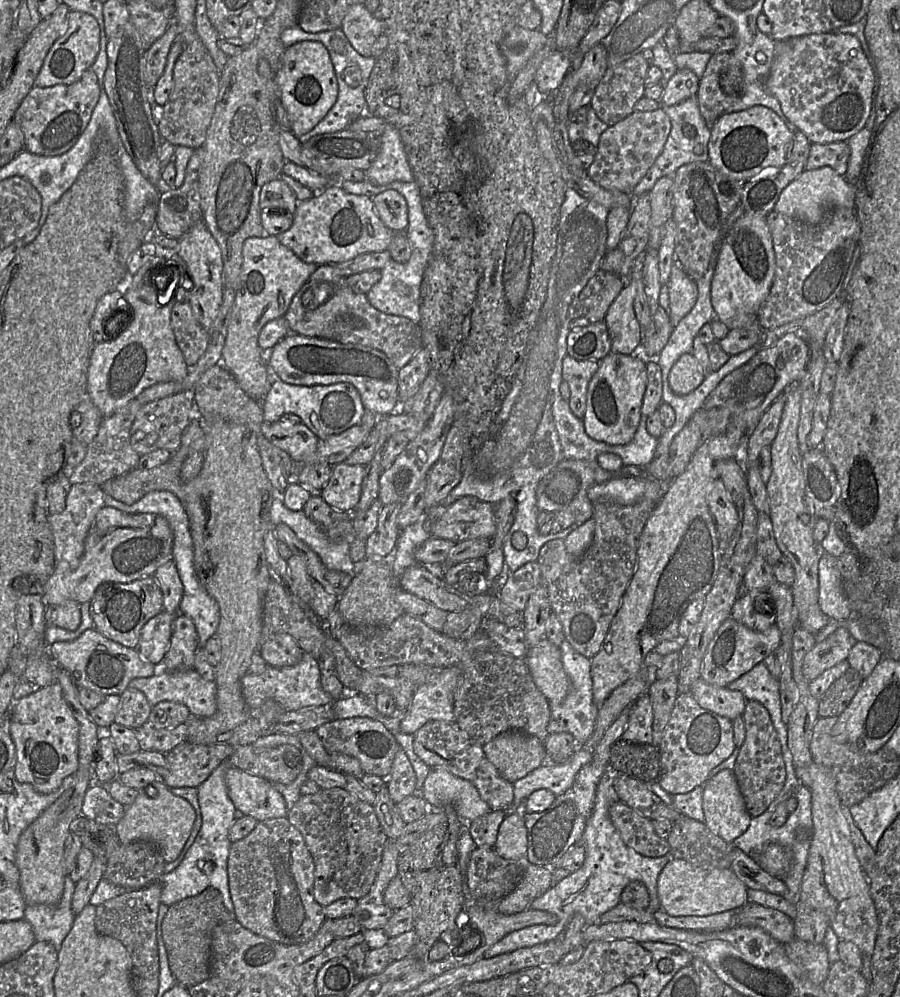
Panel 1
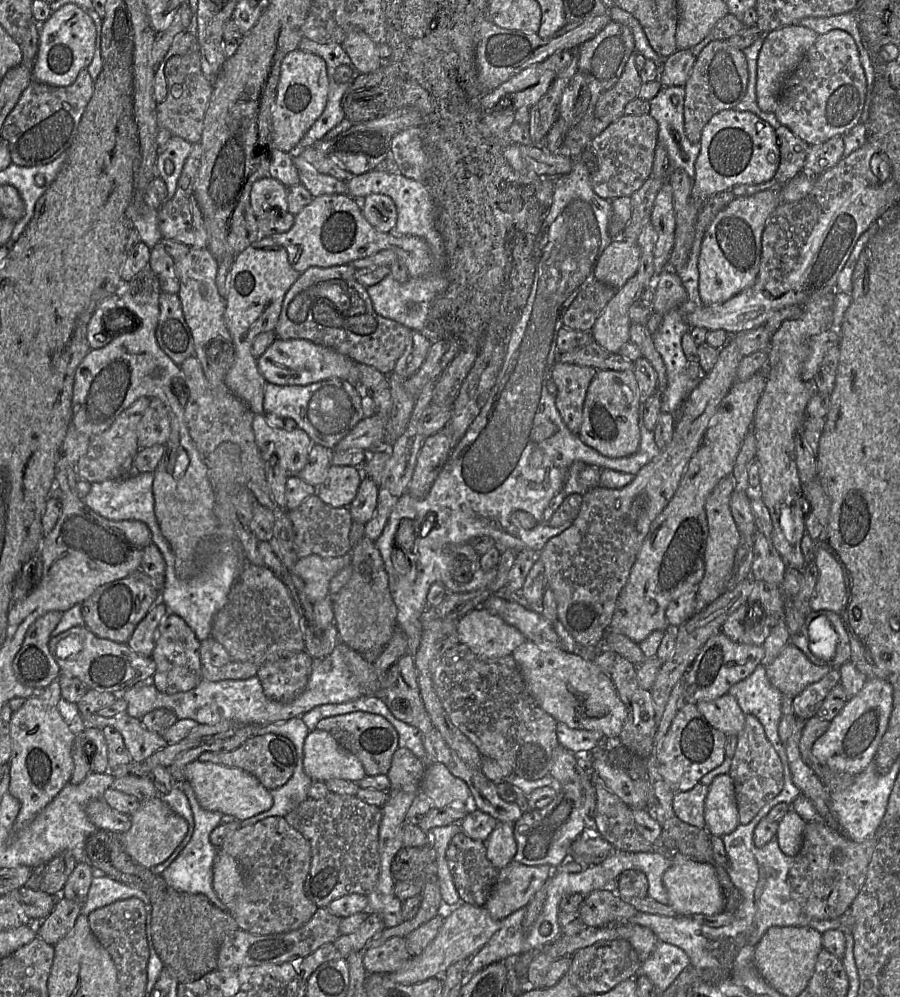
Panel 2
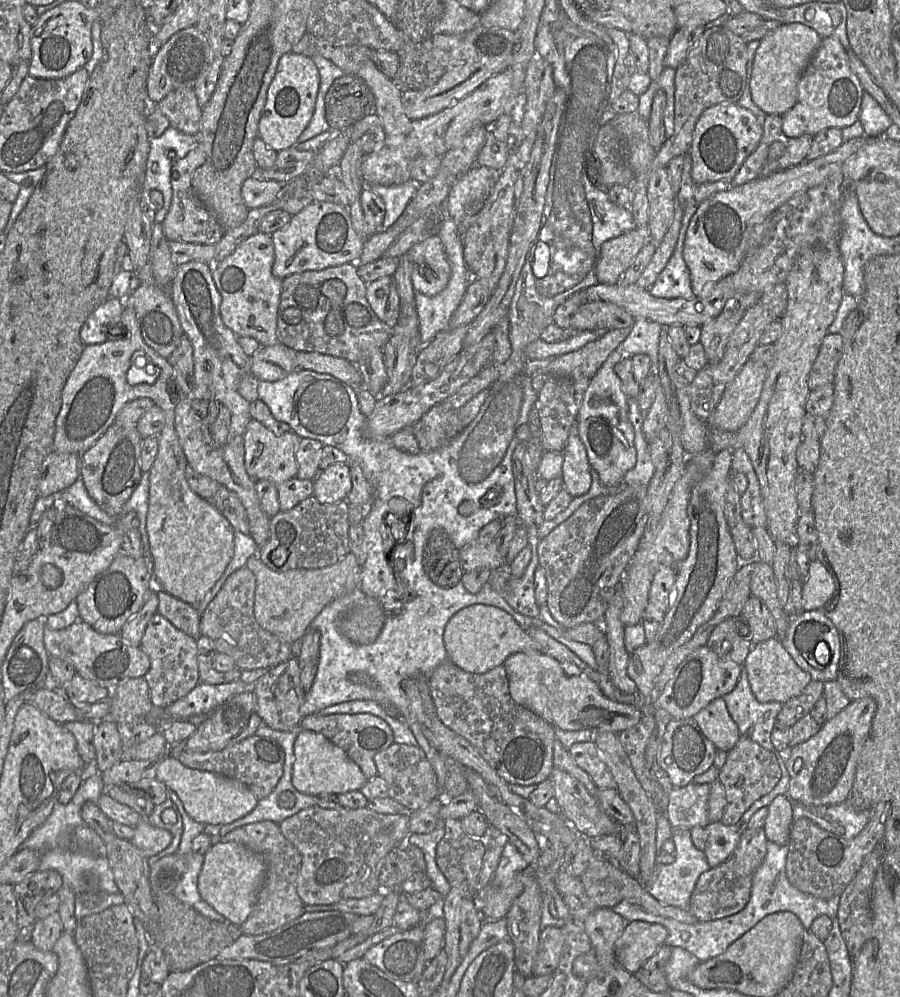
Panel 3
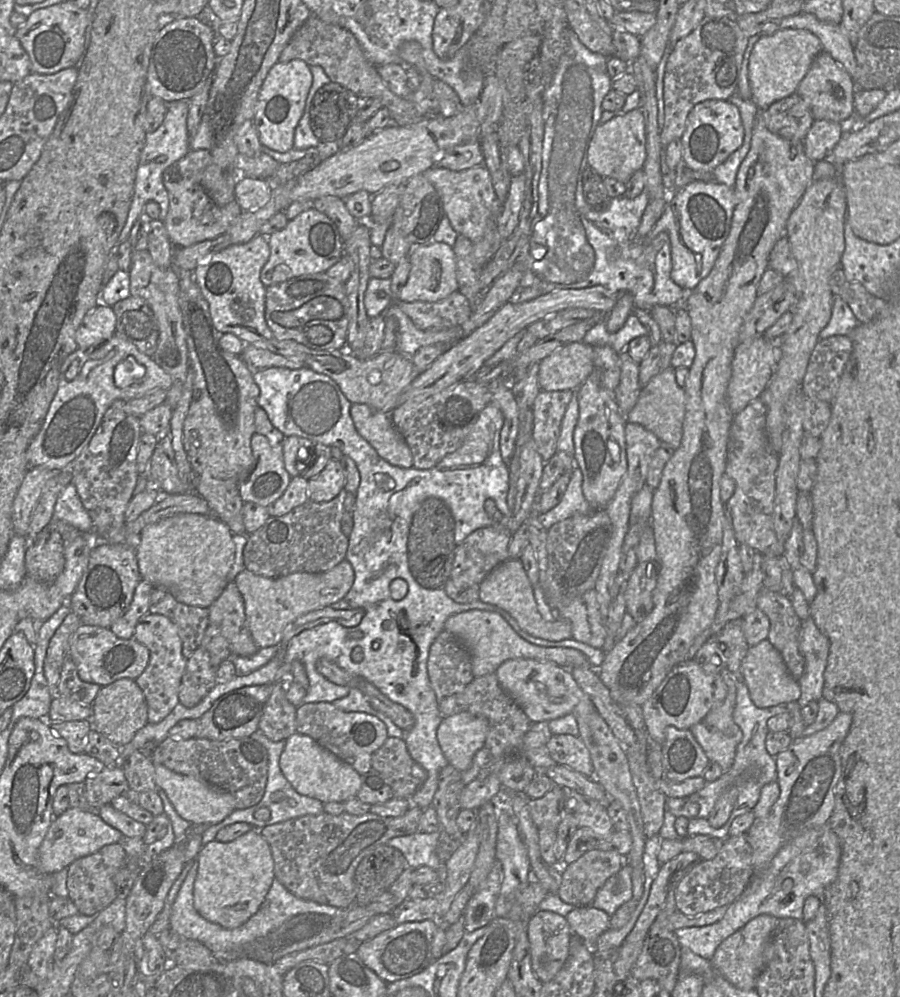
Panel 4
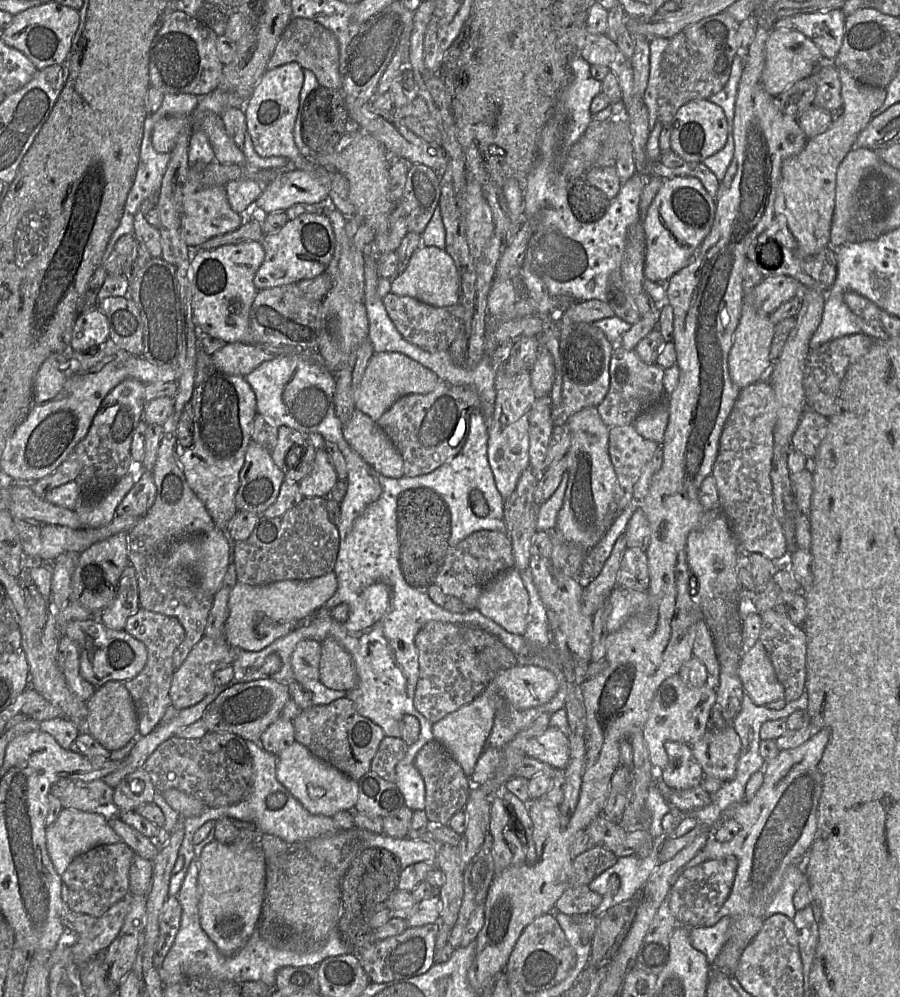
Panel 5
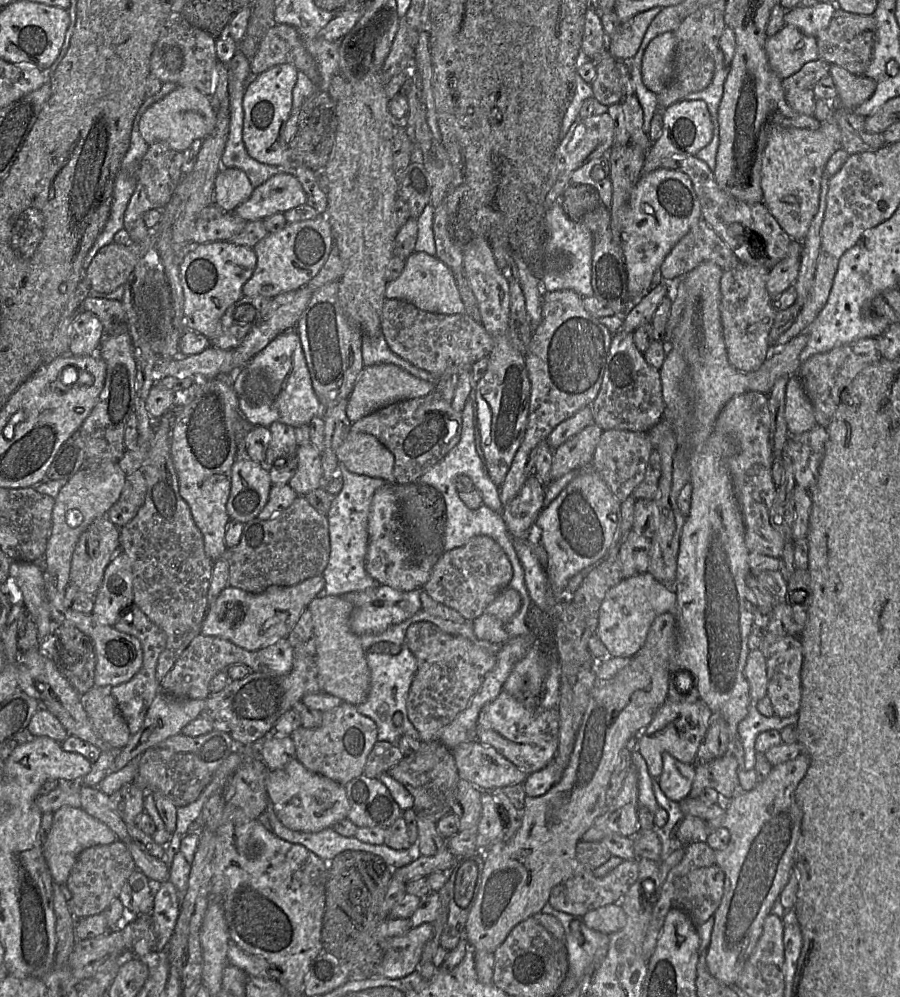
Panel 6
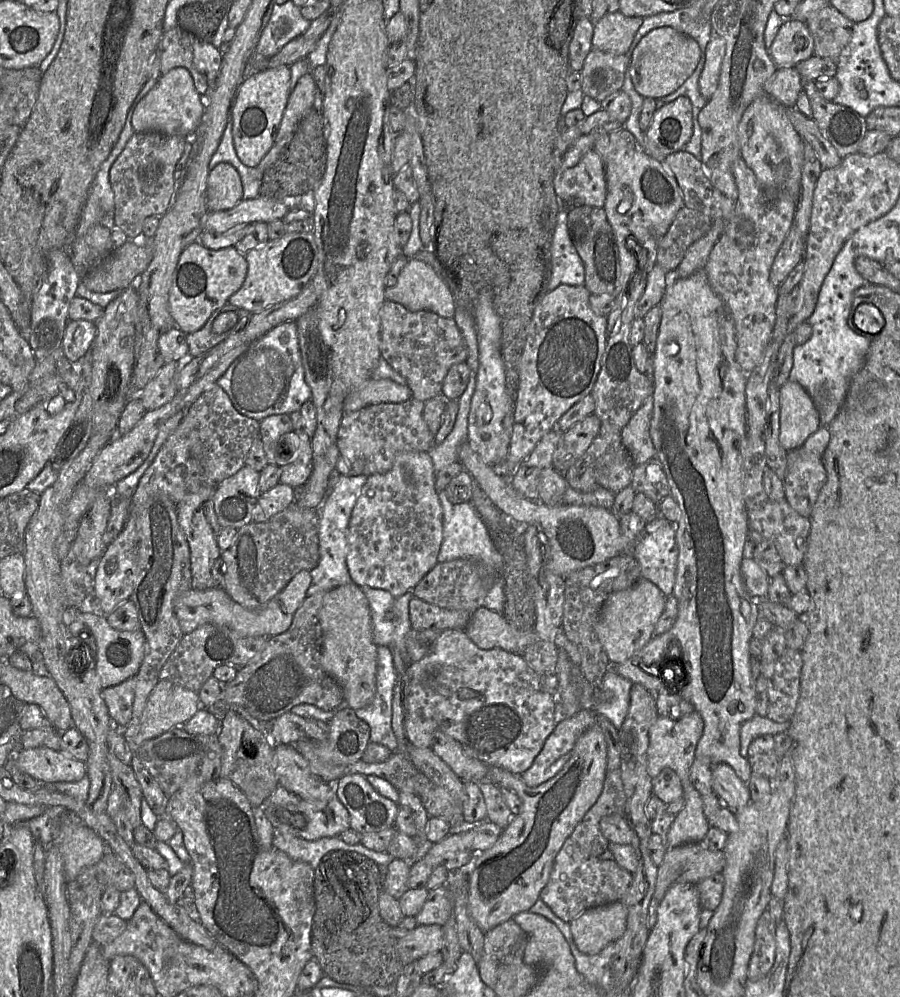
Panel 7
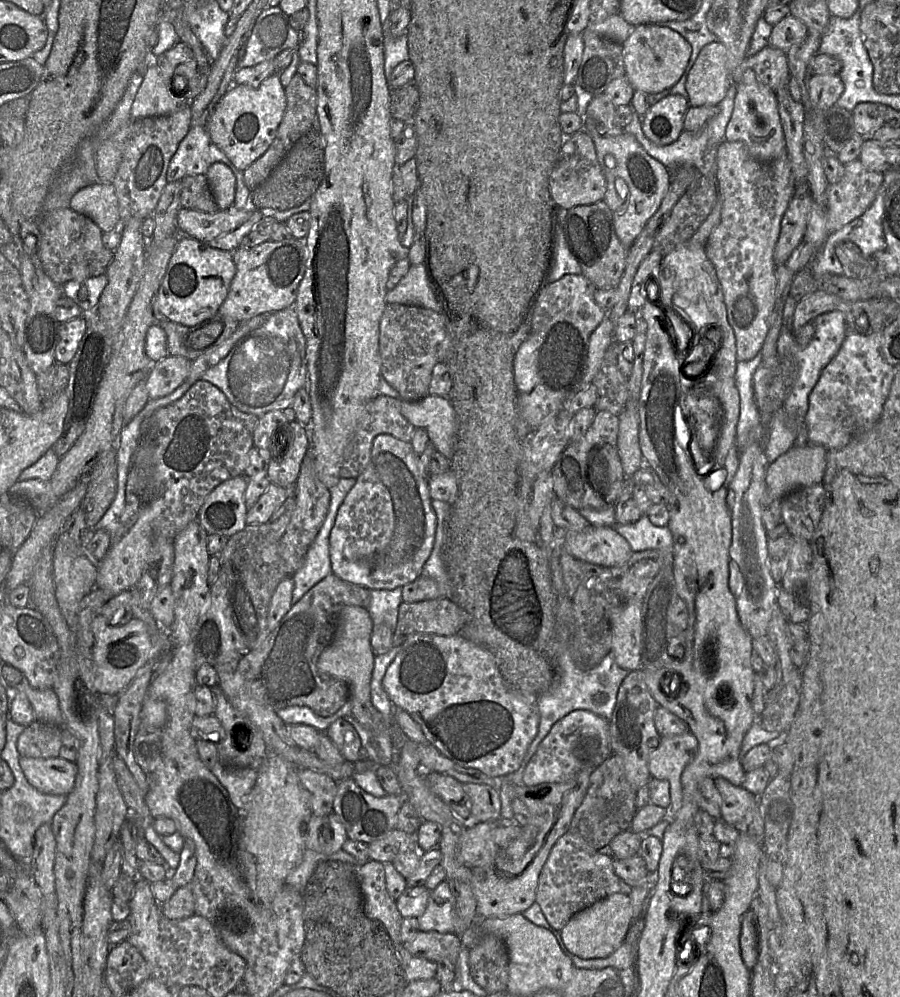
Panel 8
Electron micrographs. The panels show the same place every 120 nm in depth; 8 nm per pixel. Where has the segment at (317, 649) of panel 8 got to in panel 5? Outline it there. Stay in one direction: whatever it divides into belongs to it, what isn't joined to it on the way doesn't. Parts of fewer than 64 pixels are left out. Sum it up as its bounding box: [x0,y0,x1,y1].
[202,679,289,743]

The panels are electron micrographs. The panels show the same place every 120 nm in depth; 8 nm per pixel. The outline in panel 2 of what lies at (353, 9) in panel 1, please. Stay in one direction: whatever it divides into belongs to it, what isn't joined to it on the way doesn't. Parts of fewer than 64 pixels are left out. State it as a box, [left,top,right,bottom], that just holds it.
[342,31,380,74]

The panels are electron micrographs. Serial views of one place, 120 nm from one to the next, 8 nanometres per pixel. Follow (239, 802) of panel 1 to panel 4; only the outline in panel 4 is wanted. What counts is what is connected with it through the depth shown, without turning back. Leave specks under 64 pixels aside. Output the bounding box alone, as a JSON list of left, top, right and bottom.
[154,764,235,825]

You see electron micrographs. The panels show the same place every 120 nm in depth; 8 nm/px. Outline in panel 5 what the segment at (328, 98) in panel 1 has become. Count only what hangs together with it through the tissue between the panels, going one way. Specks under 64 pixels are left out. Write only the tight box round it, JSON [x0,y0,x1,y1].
[243,62,323,172]

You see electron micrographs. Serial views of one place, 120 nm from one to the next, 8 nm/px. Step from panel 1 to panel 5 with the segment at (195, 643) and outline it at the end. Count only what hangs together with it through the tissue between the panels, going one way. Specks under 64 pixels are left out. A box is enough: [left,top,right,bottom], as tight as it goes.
[124,608,185,736]

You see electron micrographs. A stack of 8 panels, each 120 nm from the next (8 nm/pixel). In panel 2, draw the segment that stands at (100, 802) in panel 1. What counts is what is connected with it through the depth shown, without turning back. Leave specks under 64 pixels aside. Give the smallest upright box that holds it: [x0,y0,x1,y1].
[85,798,131,834]

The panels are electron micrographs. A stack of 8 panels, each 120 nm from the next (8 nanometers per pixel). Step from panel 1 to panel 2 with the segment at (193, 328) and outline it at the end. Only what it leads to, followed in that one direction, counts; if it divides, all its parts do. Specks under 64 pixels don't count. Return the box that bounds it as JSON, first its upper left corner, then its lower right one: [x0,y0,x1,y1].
[156,292,194,364]

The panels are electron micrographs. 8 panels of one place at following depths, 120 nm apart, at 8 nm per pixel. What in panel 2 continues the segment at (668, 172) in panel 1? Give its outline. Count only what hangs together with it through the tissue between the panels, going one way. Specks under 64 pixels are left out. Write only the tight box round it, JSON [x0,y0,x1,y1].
[649,86,701,181]

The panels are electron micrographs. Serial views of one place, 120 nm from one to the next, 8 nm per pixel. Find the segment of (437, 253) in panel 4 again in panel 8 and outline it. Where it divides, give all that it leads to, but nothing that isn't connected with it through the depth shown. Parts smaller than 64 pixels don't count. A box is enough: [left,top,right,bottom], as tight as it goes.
[386,263,441,313]

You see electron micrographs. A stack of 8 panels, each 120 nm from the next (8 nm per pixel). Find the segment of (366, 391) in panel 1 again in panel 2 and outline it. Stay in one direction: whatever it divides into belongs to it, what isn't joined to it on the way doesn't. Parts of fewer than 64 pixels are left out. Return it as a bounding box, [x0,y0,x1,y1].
[257,338,360,386]

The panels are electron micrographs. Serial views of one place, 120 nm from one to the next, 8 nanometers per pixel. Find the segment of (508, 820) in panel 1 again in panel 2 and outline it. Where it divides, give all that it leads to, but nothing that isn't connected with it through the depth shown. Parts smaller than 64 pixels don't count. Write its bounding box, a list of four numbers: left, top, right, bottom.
[483,823,517,870]

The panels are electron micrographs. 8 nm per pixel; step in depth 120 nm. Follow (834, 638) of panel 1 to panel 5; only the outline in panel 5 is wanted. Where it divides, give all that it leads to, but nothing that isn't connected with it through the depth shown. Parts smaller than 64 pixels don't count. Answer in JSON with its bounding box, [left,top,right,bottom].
[739,640,784,707]

